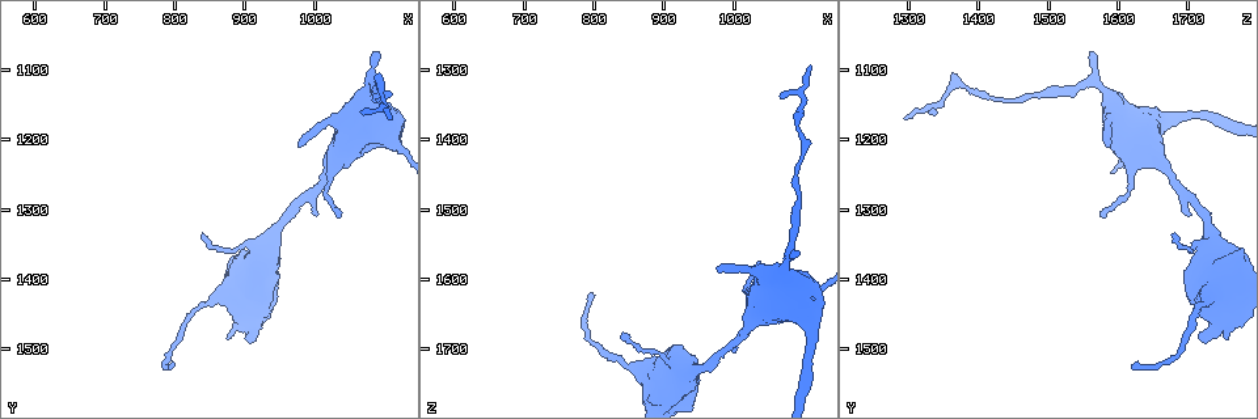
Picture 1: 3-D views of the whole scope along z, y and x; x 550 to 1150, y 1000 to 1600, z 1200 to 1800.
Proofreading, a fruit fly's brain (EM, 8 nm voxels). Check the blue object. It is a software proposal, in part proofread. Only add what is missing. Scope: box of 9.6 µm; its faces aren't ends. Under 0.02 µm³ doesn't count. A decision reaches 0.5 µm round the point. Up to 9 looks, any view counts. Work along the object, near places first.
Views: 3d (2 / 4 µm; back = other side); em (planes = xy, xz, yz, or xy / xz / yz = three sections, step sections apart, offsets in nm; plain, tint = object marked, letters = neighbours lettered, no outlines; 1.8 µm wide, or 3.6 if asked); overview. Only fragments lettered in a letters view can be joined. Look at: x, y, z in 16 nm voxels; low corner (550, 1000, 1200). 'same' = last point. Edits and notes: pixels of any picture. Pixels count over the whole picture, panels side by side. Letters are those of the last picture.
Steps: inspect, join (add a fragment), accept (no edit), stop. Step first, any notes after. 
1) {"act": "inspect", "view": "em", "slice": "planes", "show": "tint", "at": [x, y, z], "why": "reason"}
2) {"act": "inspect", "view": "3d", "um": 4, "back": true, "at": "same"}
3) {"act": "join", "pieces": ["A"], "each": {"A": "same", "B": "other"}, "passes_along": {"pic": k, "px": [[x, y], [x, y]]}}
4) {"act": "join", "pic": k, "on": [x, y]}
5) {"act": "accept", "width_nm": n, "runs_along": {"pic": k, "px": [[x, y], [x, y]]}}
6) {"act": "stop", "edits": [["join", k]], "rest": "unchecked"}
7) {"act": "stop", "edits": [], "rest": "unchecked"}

{"act": "inspect", "view": "em", "slice": "planes", "show": "letters", "at": [1085, 1075, 1560], "why": "an open end"}

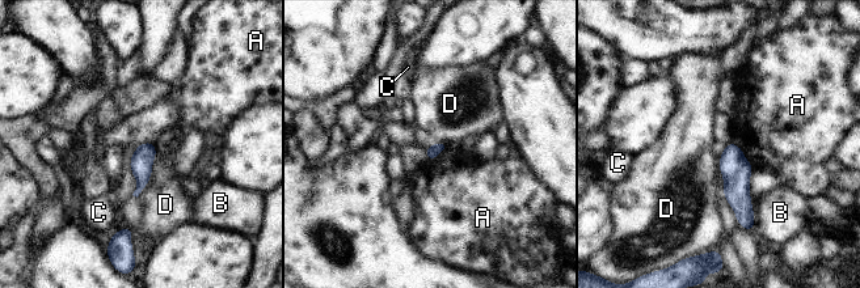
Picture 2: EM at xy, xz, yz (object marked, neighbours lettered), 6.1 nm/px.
{"act": "accept", "each": {"A": "other", "B": "other", "C": "other", "D": "other"}, "found": "no lettered fragment goes on from it"}

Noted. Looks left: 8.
{"act": "inspect", "view": "3d", "um": 2, "at": [975, 1215, 1585], "why": "free end"}

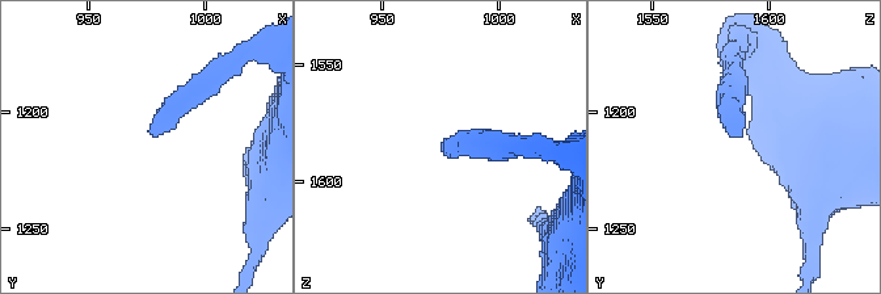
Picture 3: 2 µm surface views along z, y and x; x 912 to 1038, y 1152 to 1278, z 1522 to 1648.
{"act": "inspect", "view": "em", "slice": "yz", "step": 8, "show": "letters", "at": [977, 1211, 1585], "why": "shape alone is not enough"}

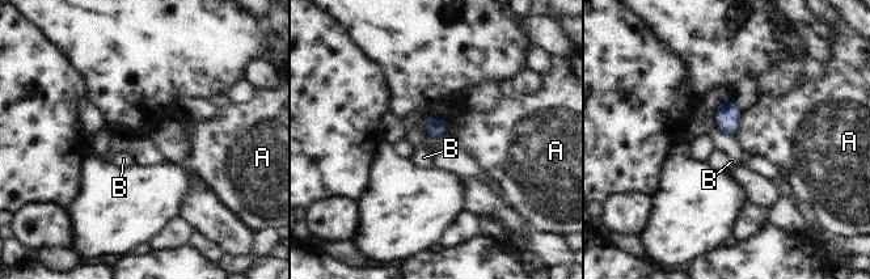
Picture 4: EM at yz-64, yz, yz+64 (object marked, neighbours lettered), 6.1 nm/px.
{"act": "accept", "each": {"A": "other", "B": "other"}, "border": {"pic": 4, "px": [[742, 111], [738, 130], [734, 134]]}, "found": "no lettered fragment goes on from it"}

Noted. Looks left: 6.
{"act": "inspect", "view": "3d", "um": 4, "at": [1110, 1175, 1290], "why": "tapers out"}

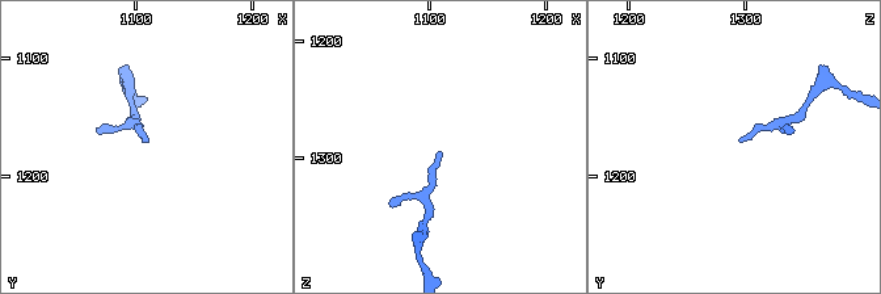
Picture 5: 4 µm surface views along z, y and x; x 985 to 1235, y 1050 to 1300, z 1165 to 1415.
{"act": "inspect", "view": "em", "slice": "xz", "step": 16, "show": "tint", "at": [1108, 1174, 1296], "why": "shape alone is not enough"}

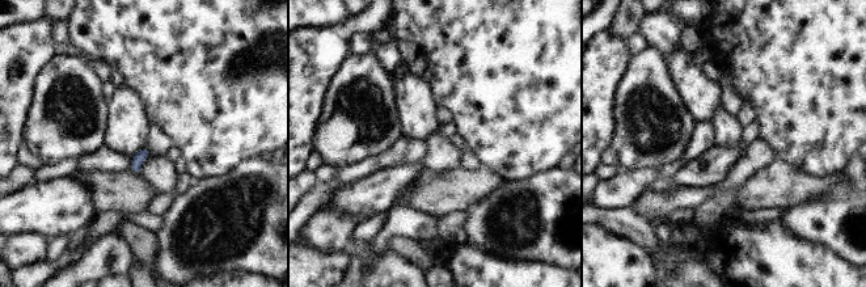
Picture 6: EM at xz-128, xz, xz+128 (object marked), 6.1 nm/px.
{"act": "inspect", "view": "em", "slice": "yz", "step": 16, "show": "letters", "at": "same", "why": "cut it another way"}

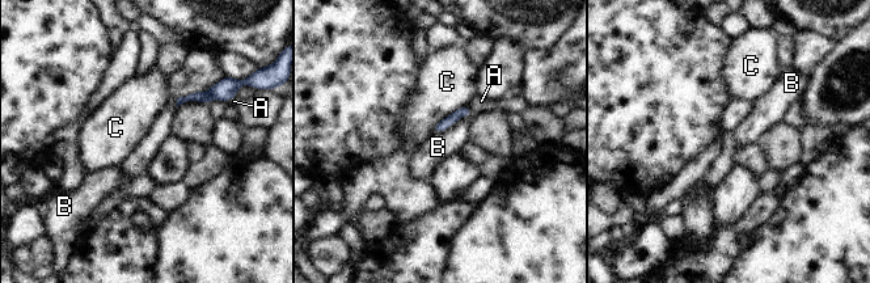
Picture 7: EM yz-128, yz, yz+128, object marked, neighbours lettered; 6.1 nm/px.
{"act": "accept", "width_nm": 70, "each": {"A": "other", "B": "other", "C": "other"}, "border": {"pic": 7, "px": [[472, 112], [442, 131], [434, 132]]}, "found": "no lettered fragment goes on from it"}

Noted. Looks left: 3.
{"act": "inspect", "view": "3d", "um": 2, "at": [905, 1485, 1715], "why": "an open end"}

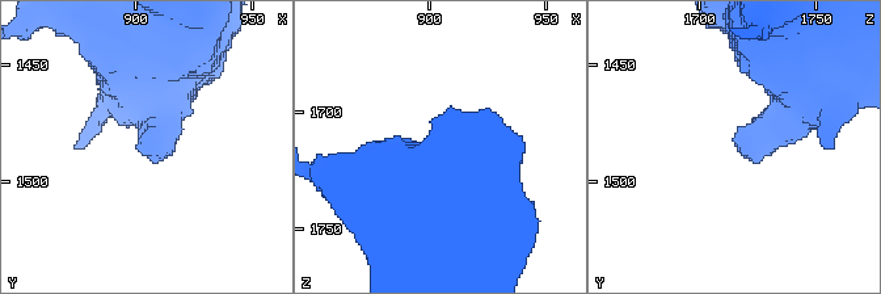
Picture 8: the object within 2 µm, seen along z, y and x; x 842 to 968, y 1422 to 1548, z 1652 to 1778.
{"act": "inspect", "view": "em", "slice": "yz", "step": 16, "show": "plain", "at": [905, 1484, 1715]}

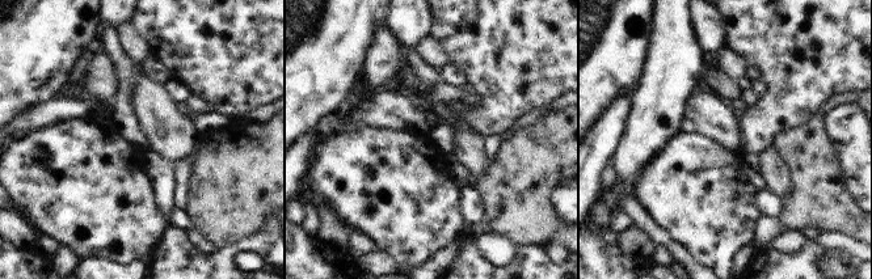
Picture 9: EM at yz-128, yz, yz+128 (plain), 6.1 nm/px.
{"act": "inspect", "view": "em", "slice": "yz", "step": 16, "show": "letters", "at": "same", "why": "what lies round it"}

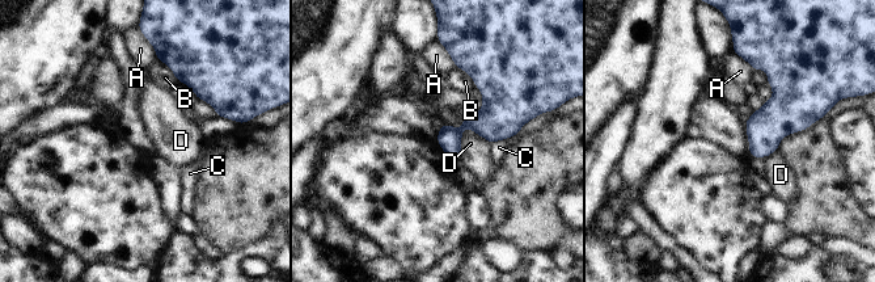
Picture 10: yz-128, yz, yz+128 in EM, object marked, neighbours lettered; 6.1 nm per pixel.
{"act": "accept", "each": {"A": "other", "B": "other", "C": "other", "D": "other"}, "border": {"pic": 10, "px": [[491, 144], [465, 129], [459, 158]]}, "found": "no lettered fragment goes on from it"}

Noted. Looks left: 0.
{"act": "stop", "edits": [], "rest": "unchecked"}

